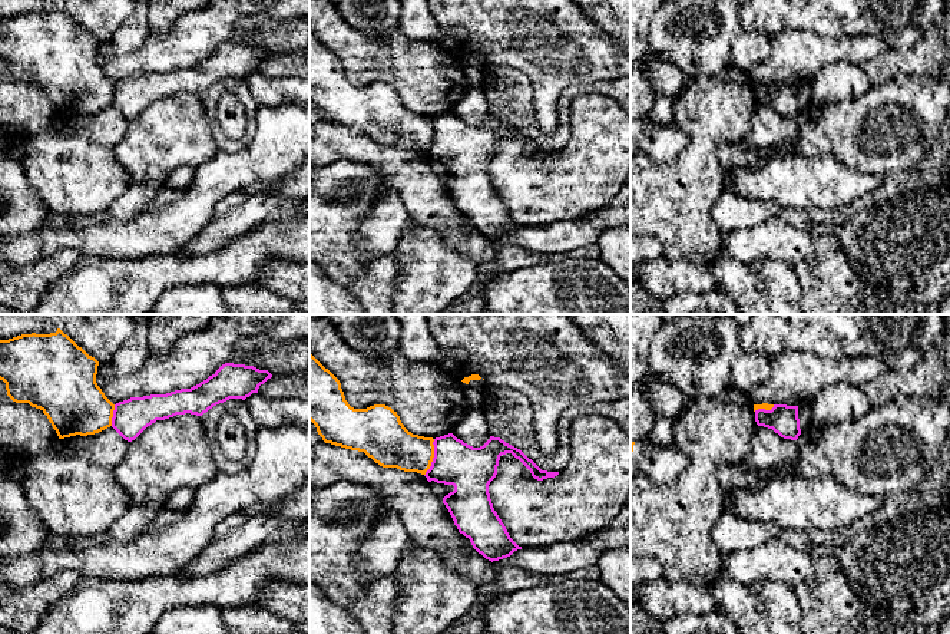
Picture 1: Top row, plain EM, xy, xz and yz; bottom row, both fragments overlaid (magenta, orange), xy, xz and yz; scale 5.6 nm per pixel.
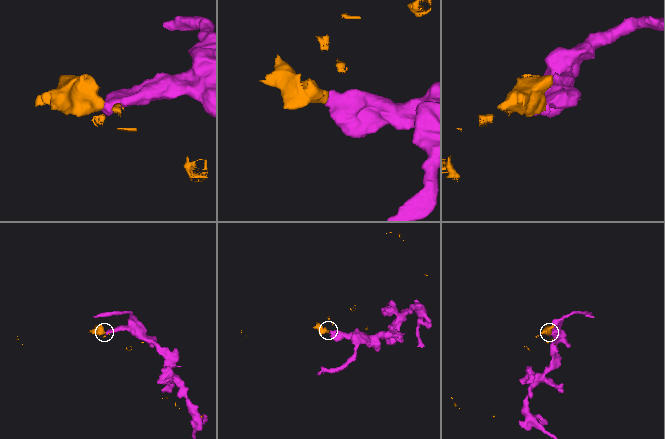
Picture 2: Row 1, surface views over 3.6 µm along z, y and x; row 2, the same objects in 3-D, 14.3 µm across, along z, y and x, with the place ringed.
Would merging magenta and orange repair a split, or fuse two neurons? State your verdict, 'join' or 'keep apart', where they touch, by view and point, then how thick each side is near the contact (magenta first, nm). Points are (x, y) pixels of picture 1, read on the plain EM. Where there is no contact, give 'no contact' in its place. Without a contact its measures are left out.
keep apart; meets magenta in xz at (433, 136); 260 nm thick on the magenta side, 240 nm on the other

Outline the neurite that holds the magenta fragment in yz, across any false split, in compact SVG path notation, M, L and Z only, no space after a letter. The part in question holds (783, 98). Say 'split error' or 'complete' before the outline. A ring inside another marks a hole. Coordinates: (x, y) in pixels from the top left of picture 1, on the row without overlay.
complete; M774 83L771 89L755 89L758 105L772 108L784 118L797 119L801 113L798 85Z

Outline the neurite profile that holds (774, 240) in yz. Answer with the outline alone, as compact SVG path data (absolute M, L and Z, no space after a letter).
M771 218L724 235L724 252L742 262L781 260L792 267L812 255L814 237L787 221Z

